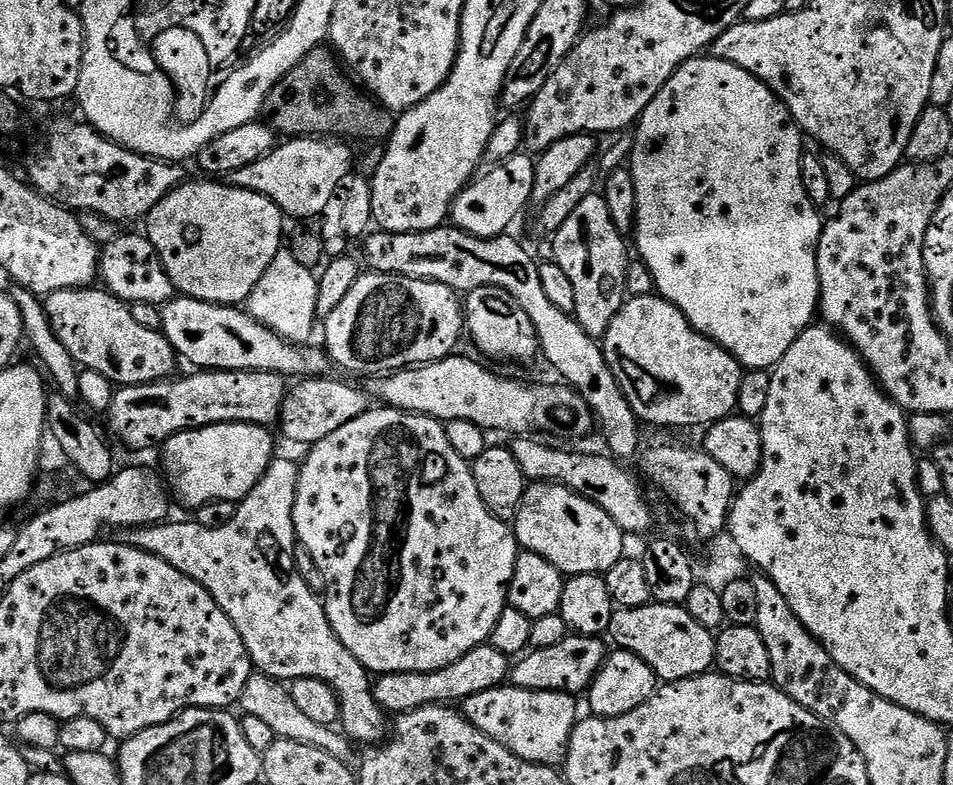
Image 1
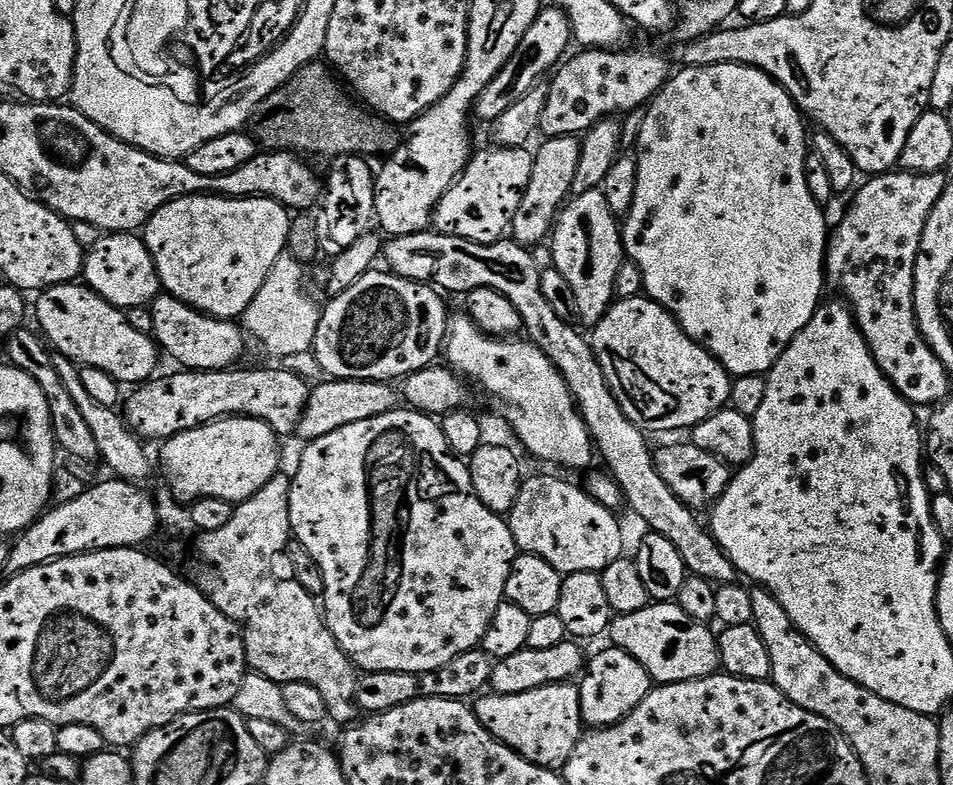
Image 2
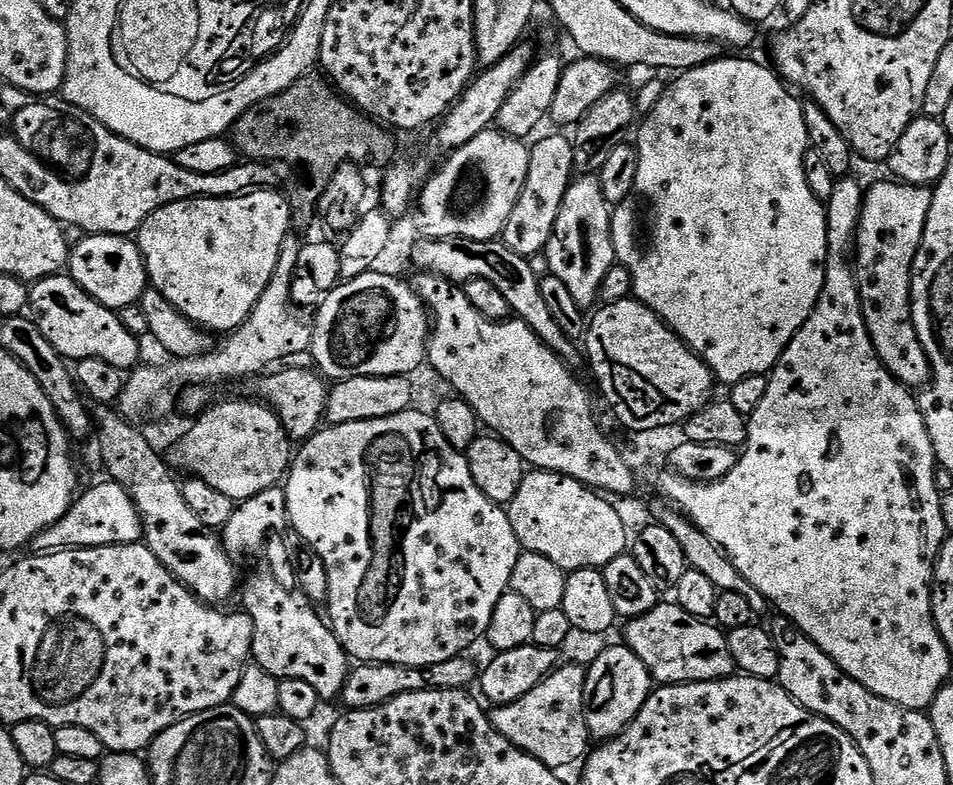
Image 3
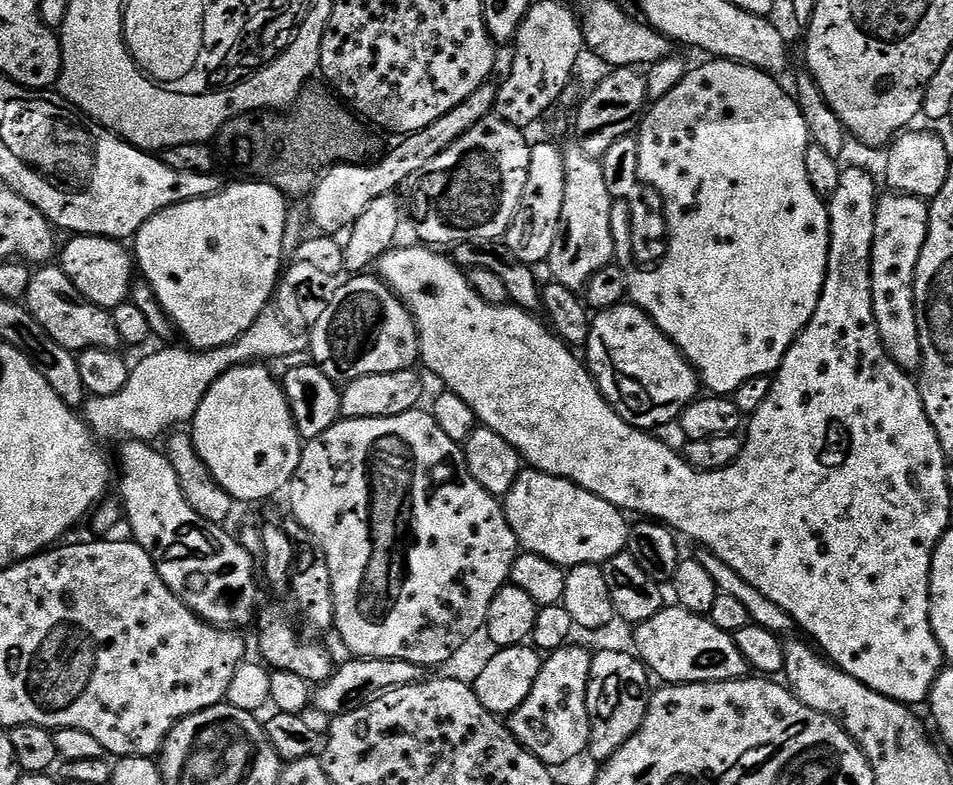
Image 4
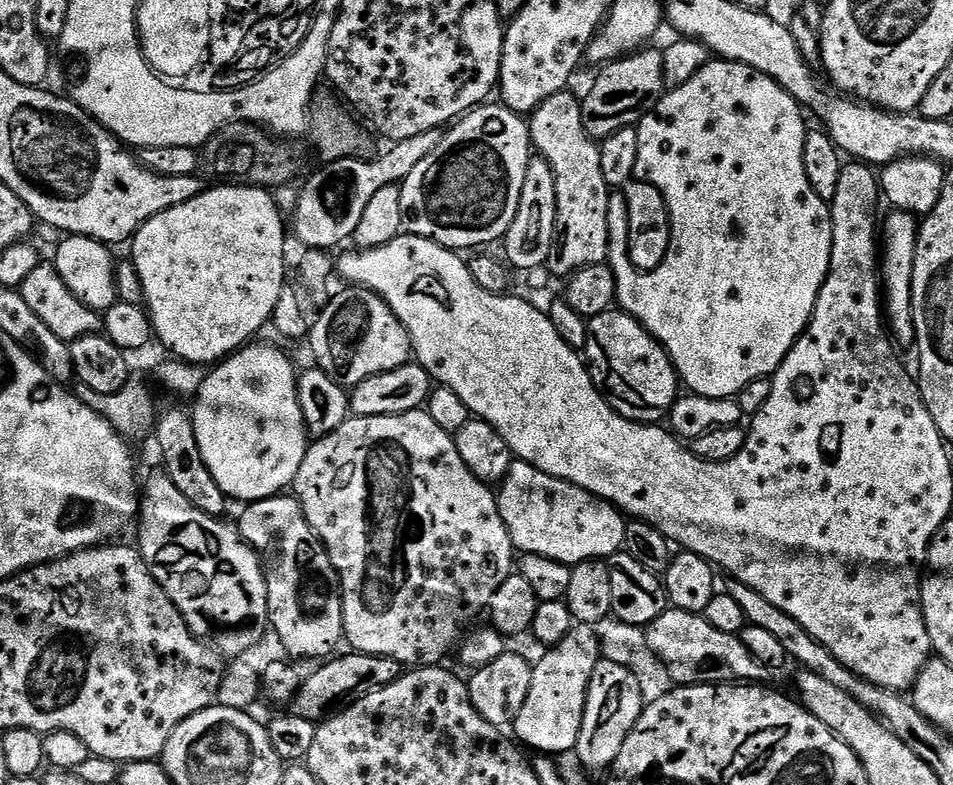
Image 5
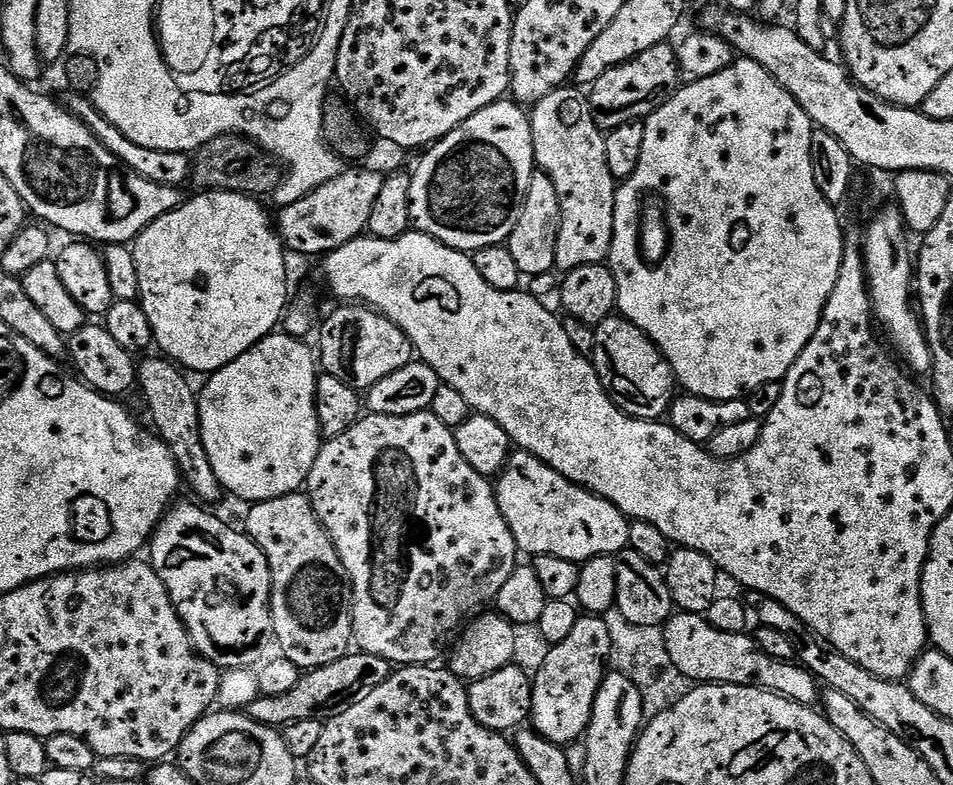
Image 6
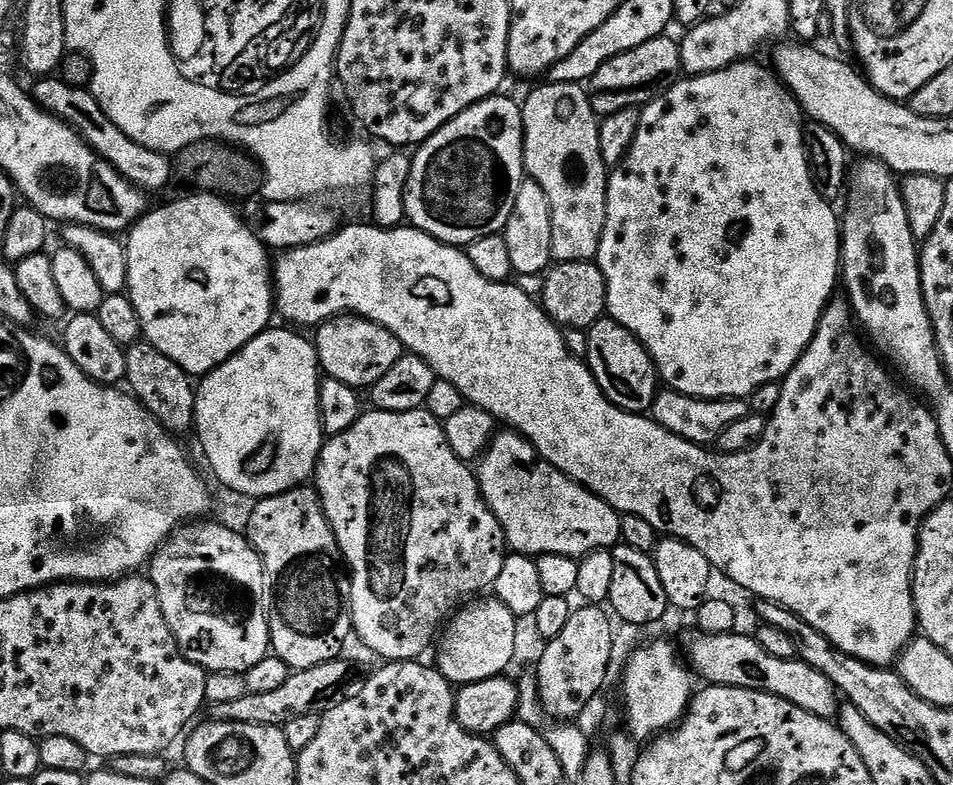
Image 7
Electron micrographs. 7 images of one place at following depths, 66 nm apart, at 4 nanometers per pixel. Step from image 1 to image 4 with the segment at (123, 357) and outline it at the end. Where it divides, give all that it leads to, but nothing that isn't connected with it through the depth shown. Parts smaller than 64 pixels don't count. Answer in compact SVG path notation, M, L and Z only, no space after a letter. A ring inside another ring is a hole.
M59 266L37 267L22 300L30 314L34 314L34 318L38 318L39 324L46 329L46 334L50 334L58 346L66 346L66 350L79 354L88 348L116 350L121 347L118 326L114 326L111 311L87 300Z

